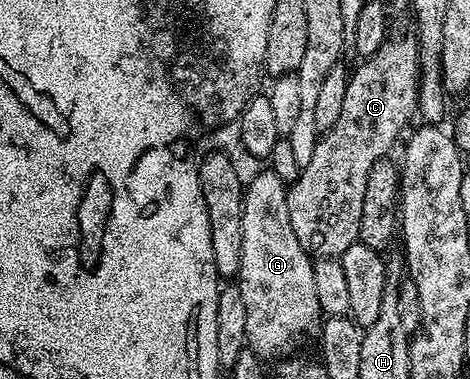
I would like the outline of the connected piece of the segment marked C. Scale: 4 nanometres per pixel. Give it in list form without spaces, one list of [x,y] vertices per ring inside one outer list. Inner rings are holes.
[[[390,34],[383,45],[379,45],[379,49],[374,55],[364,56],[360,60],[361,64],[356,68],[352,68],[349,76],[349,84],[347,85],[347,93],[343,97],[343,110],[339,113],[339,118],[335,120],[335,125],[324,128],[323,134],[318,138],[315,145],[315,154],[311,157],[311,161],[307,161],[307,165],[300,168],[300,175],[293,183],[287,187],[287,214],[291,217],[291,229],[295,229],[295,237],[299,237],[299,245],[303,245],[303,249],[309,252],[310,256],[320,257],[322,259],[336,259],[347,249],[351,249],[351,245],[359,240],[359,221],[363,218],[363,193],[367,193],[367,177],[371,173],[371,165],[375,165],[375,161],[386,158],[390,154],[389,150],[398,143],[402,138],[401,130],[409,123],[412,115],[418,114],[419,108],[417,98],[421,92],[421,51],[417,48],[418,36],[413,35],[397,35]]]

